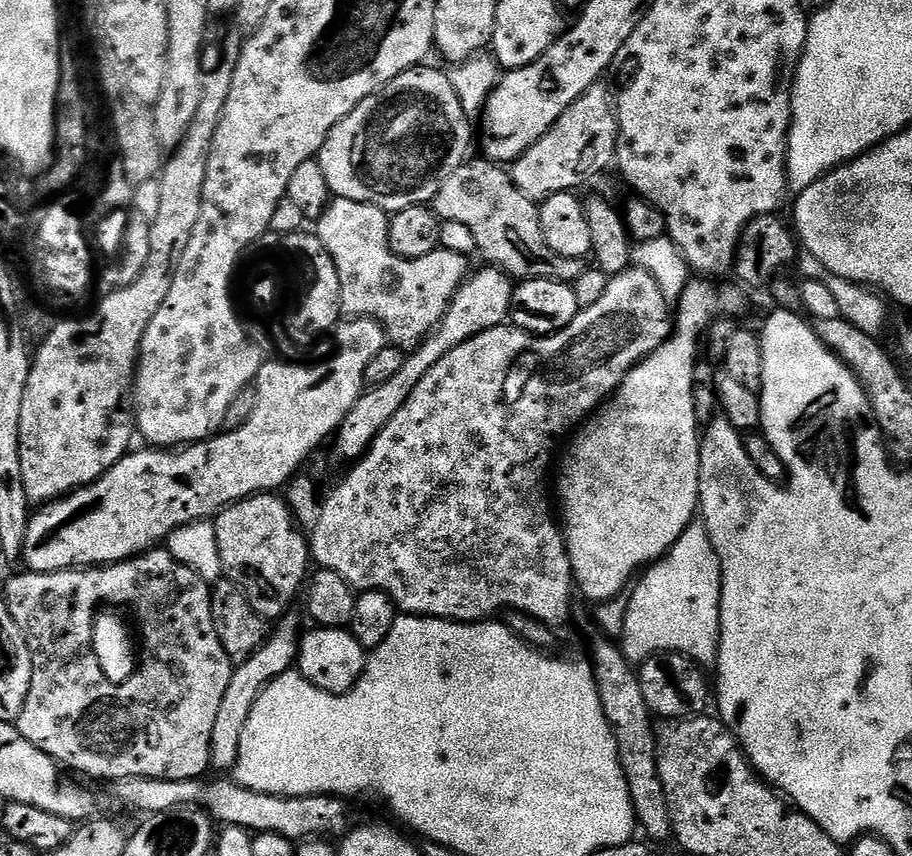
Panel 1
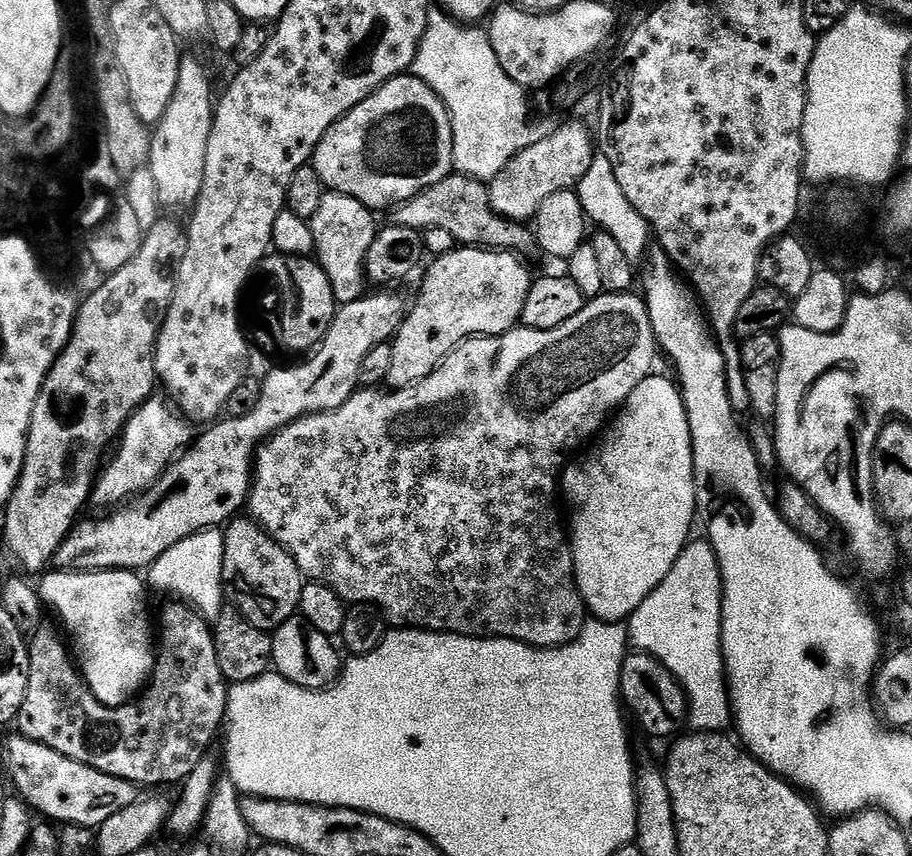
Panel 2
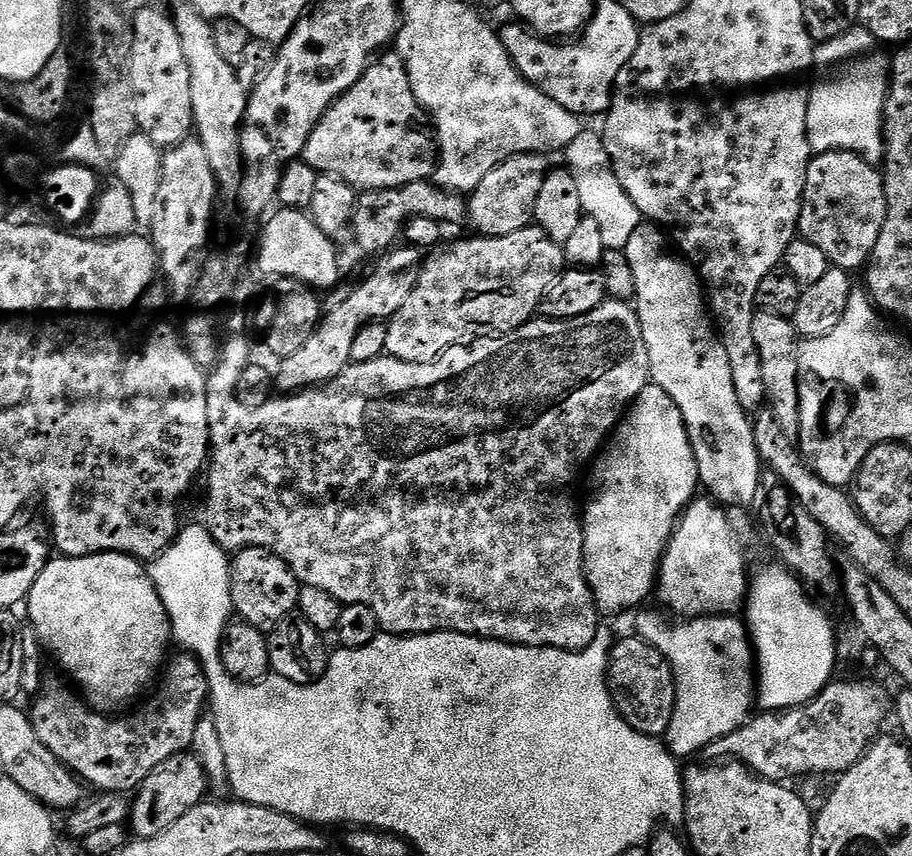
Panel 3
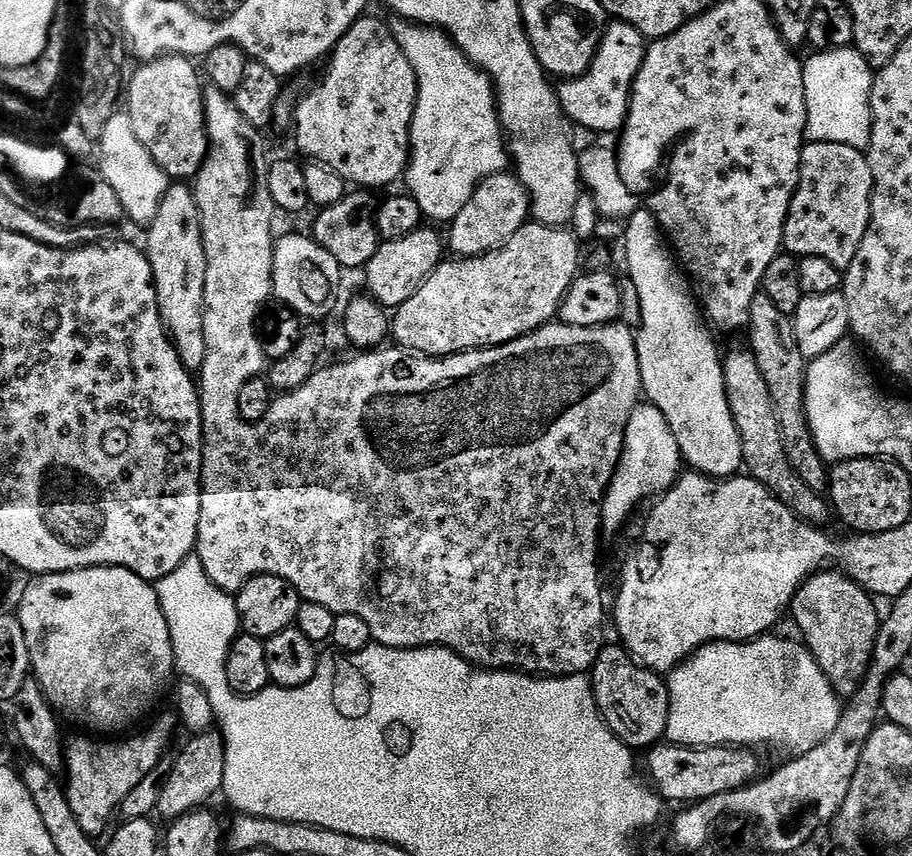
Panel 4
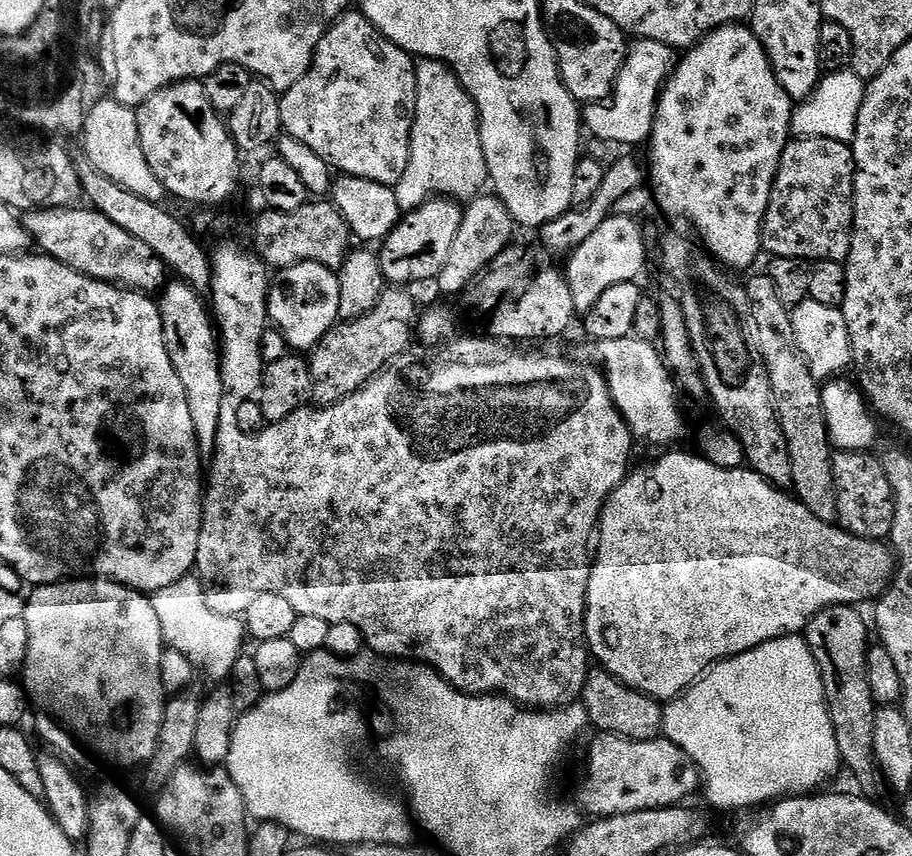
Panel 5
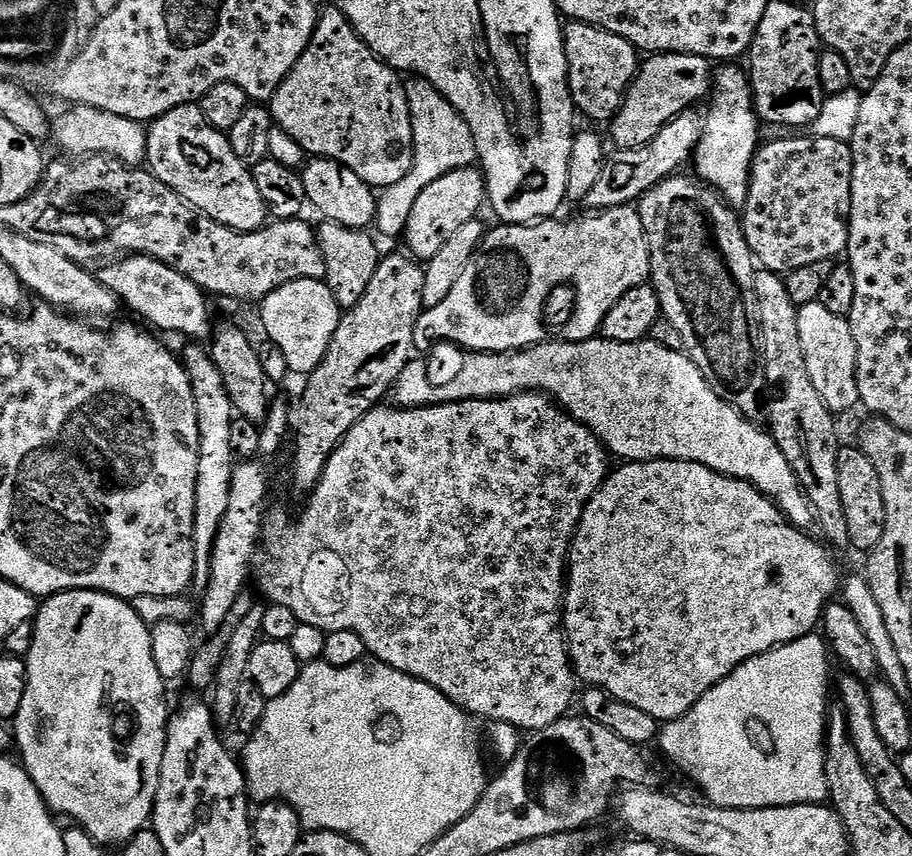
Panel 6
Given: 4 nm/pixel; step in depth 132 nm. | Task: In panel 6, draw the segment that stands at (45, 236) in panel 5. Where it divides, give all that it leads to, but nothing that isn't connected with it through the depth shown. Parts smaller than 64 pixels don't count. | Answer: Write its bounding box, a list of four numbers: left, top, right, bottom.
[98,255,214,342]

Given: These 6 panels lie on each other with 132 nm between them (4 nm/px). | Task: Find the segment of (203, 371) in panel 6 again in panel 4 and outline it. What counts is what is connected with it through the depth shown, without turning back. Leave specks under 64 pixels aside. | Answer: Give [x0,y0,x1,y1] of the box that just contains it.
[146,183,206,373]

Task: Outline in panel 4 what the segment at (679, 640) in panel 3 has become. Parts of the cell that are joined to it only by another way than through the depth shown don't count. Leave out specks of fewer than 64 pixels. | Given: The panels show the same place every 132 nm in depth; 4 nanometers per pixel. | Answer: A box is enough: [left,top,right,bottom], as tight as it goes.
[666,634,842,754]

